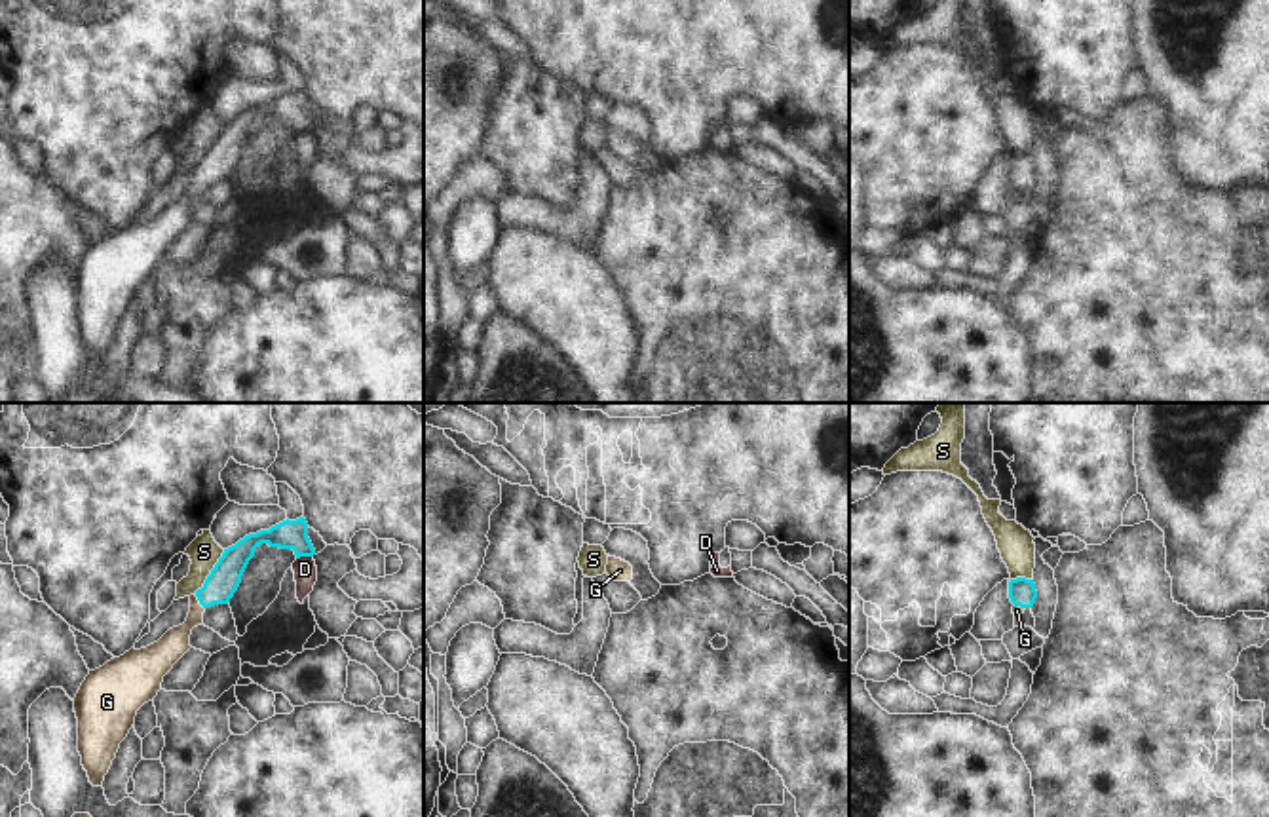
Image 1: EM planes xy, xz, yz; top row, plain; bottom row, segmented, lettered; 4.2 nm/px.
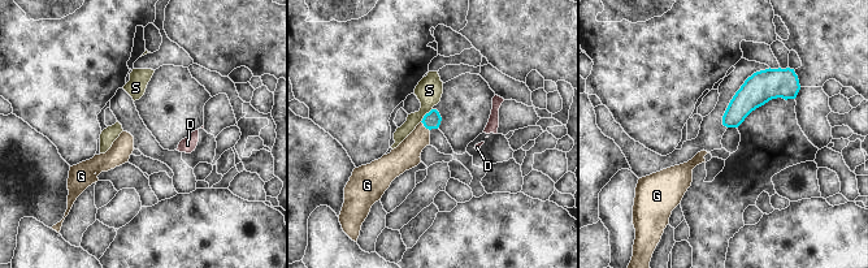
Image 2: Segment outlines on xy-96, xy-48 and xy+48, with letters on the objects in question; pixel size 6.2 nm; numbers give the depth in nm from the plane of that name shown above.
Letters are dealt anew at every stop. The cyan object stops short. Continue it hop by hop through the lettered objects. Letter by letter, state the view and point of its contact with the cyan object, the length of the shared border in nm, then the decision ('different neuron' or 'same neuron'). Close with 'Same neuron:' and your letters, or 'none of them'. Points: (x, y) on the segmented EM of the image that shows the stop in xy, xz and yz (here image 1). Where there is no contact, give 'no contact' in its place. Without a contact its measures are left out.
D: xy (304, 555) | 70 nm | different neuron
G: xy (198, 599) | 80 nm | same neuron
S: xy (211, 572) | 220 nm | different neuron
Same neuron: G

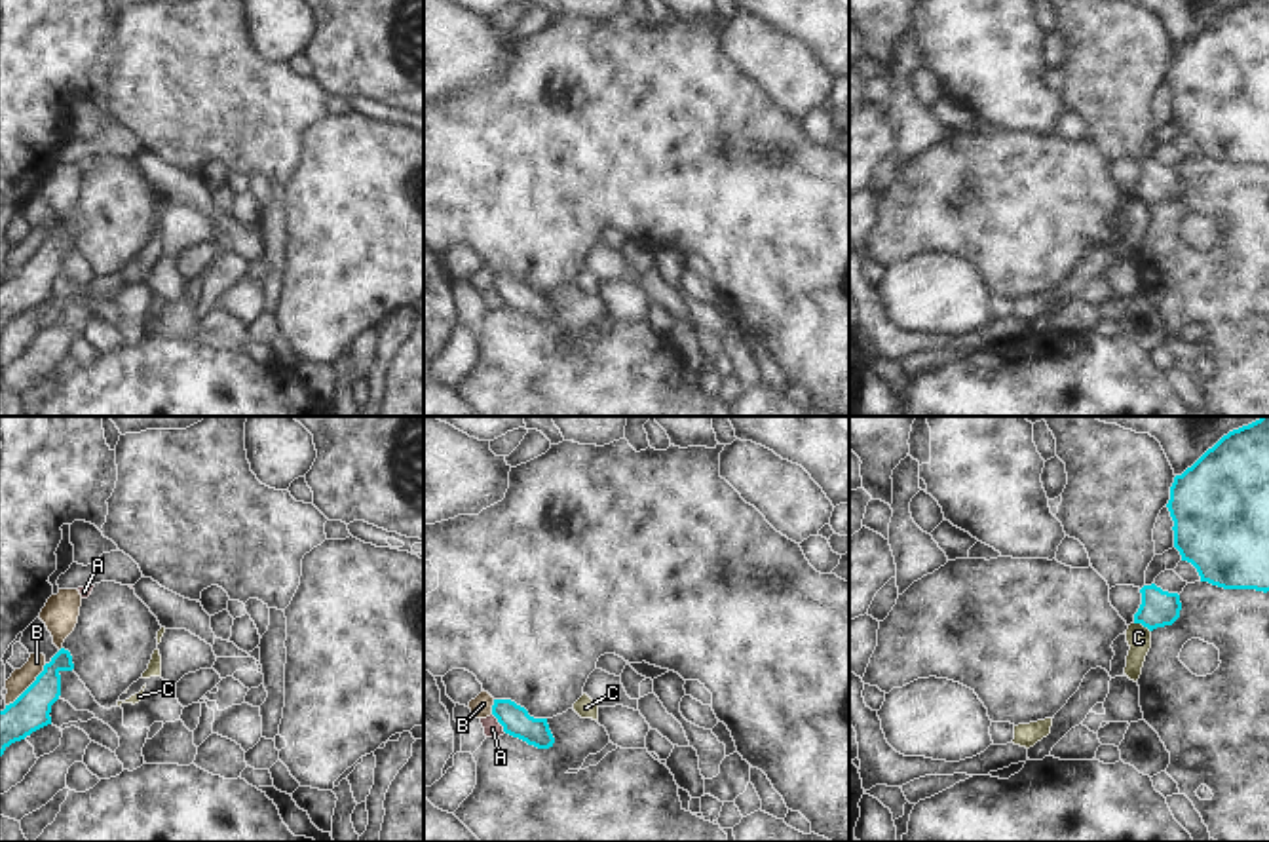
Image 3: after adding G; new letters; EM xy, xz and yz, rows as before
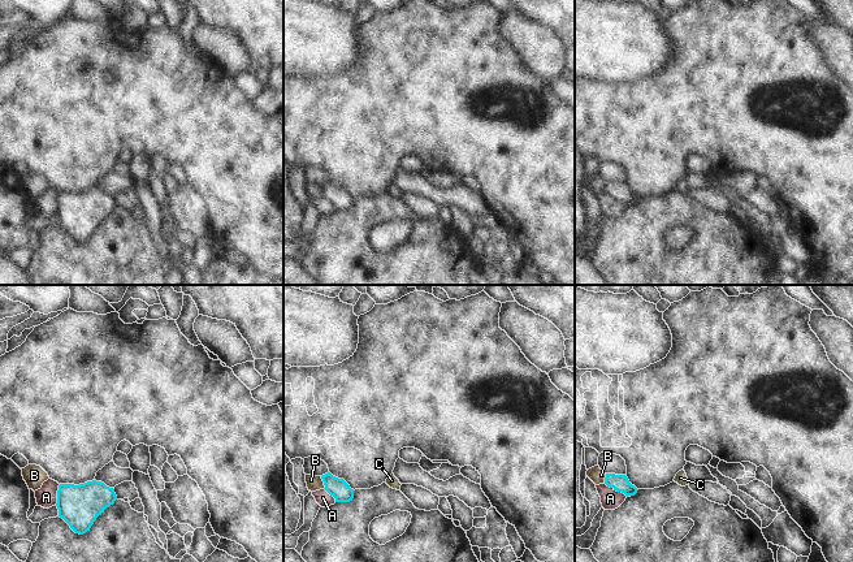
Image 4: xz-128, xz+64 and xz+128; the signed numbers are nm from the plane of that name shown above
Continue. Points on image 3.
A: xz (498, 721) | 110 nm | different neuron
B: xz (492, 708) | 70 nm | different neuron
C: yz (1142, 624) | 80 nm | different neuron
Same neuron: none of them

